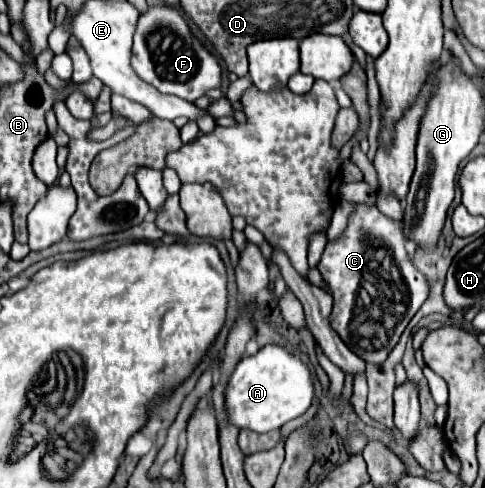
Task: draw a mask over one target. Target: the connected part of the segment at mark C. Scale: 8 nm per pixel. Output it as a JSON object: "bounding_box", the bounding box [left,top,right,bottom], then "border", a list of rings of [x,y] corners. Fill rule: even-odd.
{"bounding_box":[318,204,430,364],"border":[[[358,204],[356,212],[348,218],[348,228],[342,238],[334,244],[326,244],[318,270],[334,296],[330,326],[334,326],[354,354],[374,364],[386,360],[430,294],[428,278],[416,268],[414,258],[408,254],[408,238],[402,226],[386,218],[378,208],[364,204]]]}

